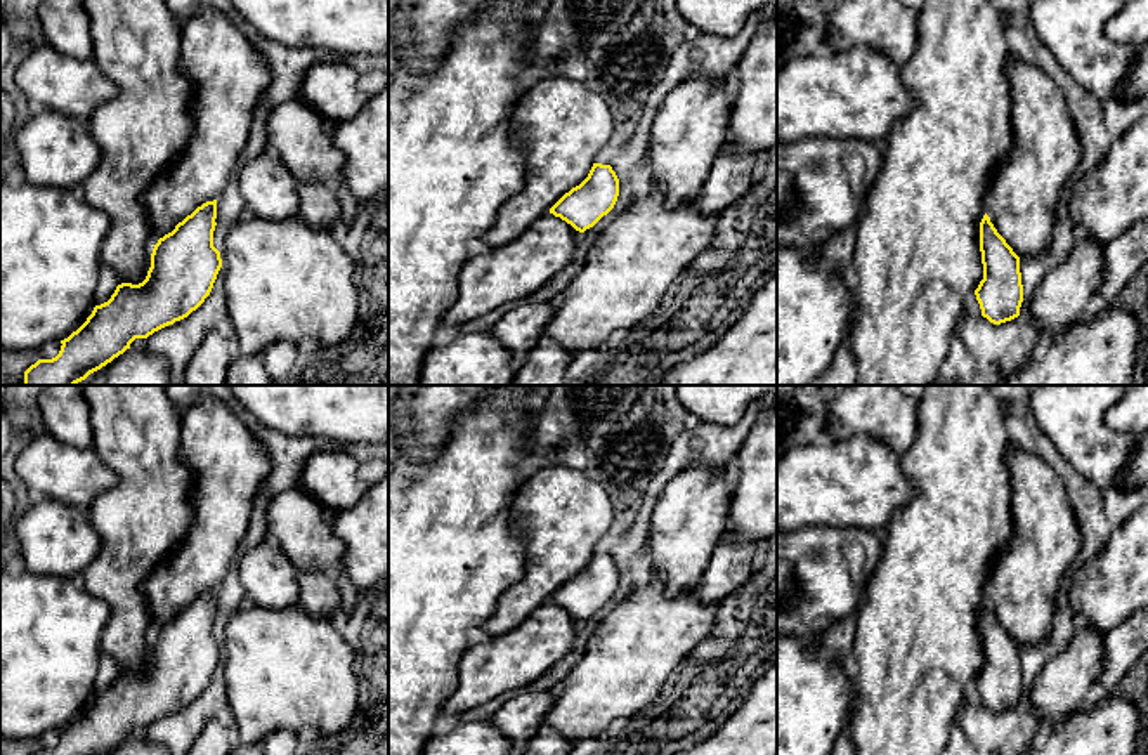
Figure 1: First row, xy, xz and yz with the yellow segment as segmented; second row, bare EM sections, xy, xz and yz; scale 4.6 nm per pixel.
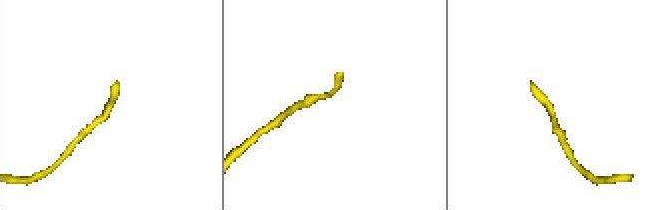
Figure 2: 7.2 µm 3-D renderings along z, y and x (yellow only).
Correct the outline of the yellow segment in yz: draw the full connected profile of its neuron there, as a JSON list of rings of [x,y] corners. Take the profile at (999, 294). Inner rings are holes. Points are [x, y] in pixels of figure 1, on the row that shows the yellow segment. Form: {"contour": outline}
{"contour": [[[1016,54],[1006,62],[1006,76],[1011,83],[1013,148],[995,167],[985,198],[985,215],[980,222],[983,279],[975,290],[982,316],[994,325],[1020,316],[1020,260],[1049,248],[1061,189],[1082,160],[1079,132],[1053,78]]]}

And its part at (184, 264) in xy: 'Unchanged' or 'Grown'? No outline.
Grown

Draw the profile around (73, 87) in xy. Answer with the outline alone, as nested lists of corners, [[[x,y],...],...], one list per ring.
[[[50,45],[24,54],[14,73],[29,104],[87,121],[118,89],[92,59],[75,59]]]

